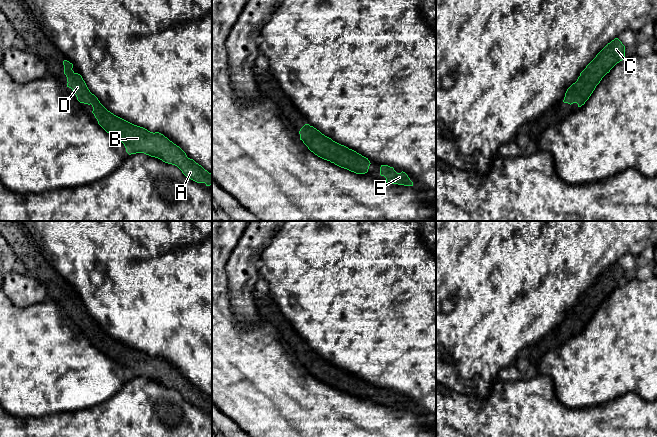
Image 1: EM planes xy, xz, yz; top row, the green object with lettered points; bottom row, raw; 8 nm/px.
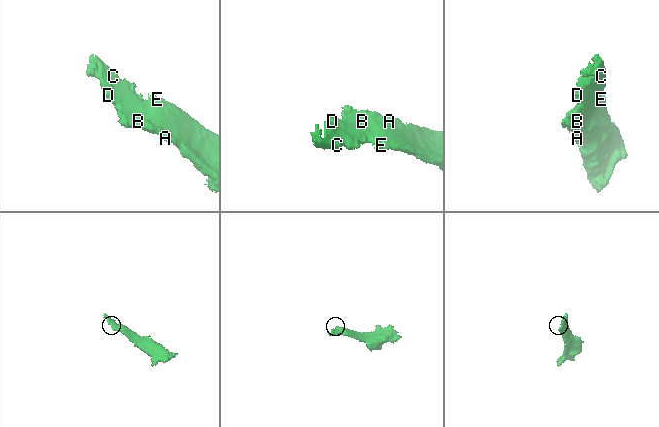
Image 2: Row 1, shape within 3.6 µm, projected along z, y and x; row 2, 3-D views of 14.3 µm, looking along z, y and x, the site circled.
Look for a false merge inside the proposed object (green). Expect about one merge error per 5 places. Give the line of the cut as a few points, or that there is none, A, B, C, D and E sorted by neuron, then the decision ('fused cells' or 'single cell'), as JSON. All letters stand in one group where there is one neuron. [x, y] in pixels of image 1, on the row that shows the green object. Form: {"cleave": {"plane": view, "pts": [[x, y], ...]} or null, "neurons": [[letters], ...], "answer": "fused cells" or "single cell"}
{"cleave": null, "neurons": [["A", "B", "C", "D", "E"]], "answer": "single cell"}

